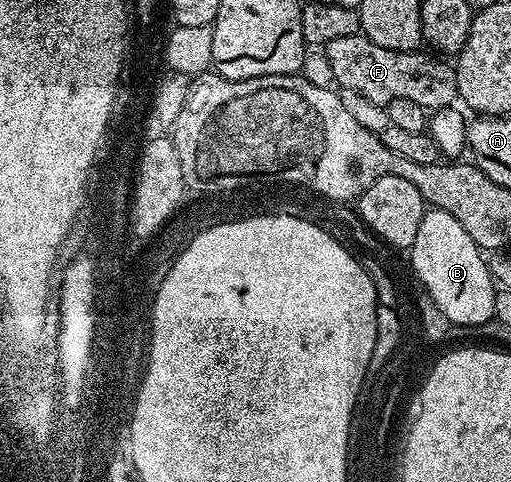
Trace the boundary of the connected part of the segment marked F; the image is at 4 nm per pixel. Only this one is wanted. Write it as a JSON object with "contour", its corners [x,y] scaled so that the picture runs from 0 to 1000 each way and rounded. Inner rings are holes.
{"contour":[[[714,71],[652,79],[634,93],[638,133],[654,156],[652,172],[663,185],[679,183],[710,199],[724,216],[761,220],[775,203],[798,203],[814,212],[814,220],[836,228],[879,224],[896,207],[896,151],[890,135],[871,133],[871,122],[840,106],[826,106],[759,104],[759,95],[736,95],[736,87],[722,83]]]}

